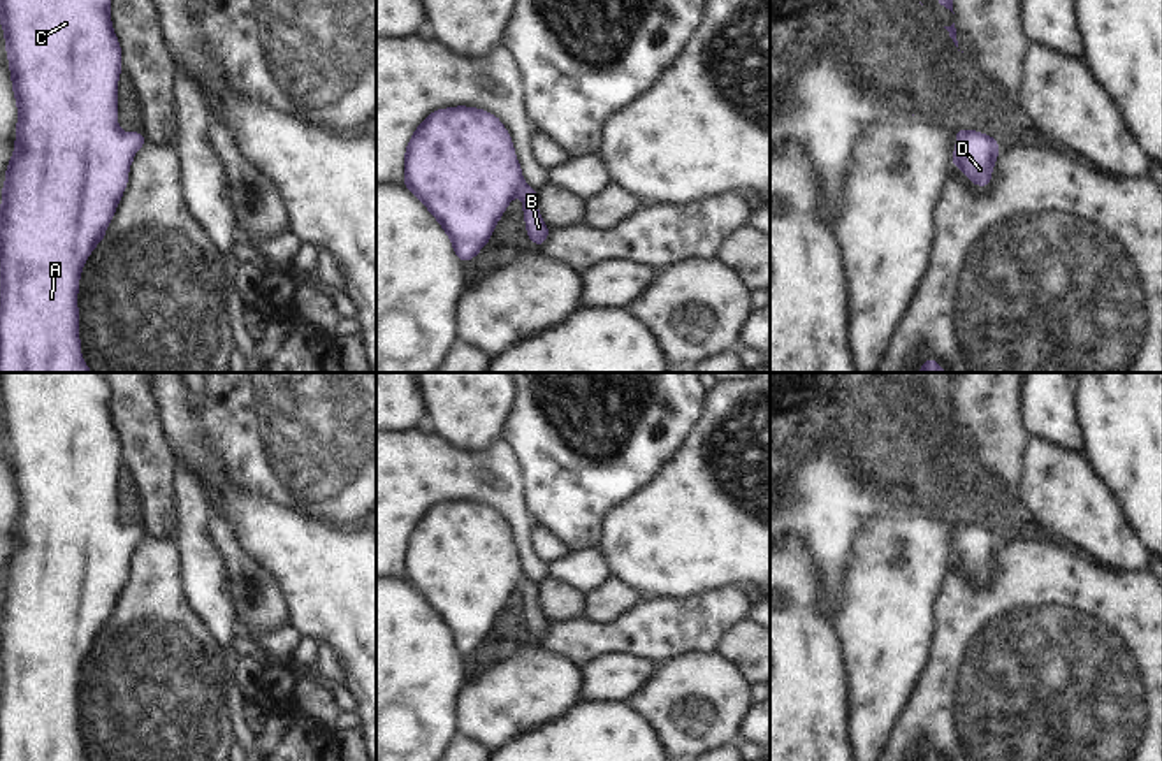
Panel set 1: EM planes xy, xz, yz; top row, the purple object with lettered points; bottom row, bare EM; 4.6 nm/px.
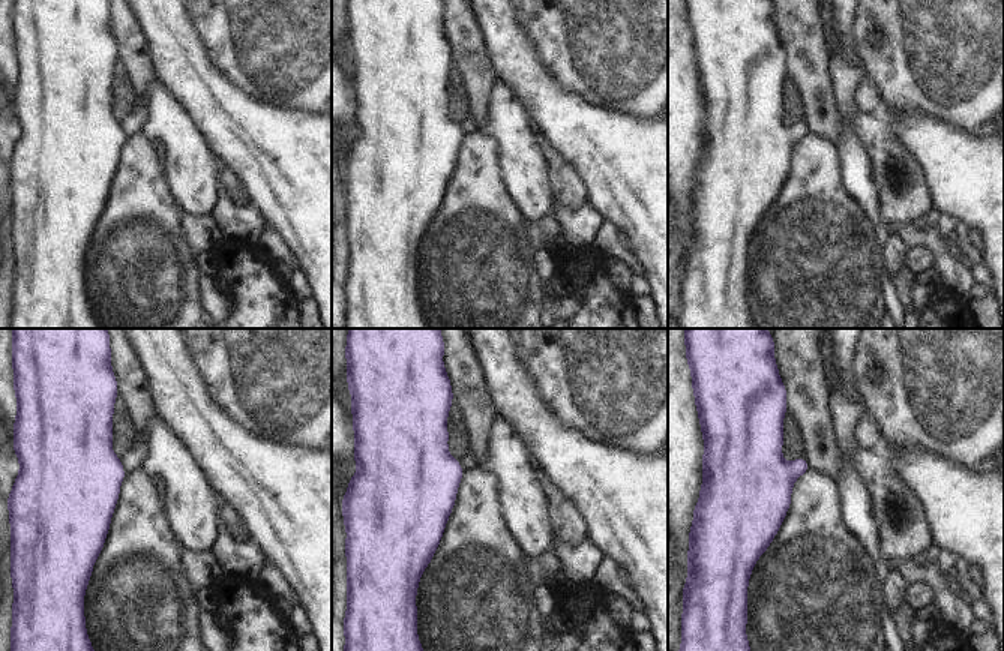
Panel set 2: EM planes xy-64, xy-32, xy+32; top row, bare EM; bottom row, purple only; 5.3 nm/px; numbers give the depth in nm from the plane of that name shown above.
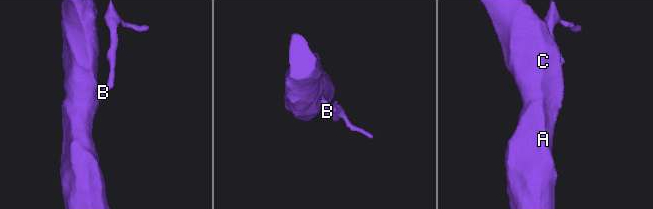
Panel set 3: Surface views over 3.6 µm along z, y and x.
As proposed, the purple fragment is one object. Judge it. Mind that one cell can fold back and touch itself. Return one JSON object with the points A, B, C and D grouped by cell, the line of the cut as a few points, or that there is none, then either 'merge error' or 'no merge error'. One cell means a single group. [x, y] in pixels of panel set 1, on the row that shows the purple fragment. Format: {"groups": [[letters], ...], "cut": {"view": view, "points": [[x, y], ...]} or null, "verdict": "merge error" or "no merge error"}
{"groups": [["A", "B", "C", "D"]], "cut": null, "verdict": "no merge error"}

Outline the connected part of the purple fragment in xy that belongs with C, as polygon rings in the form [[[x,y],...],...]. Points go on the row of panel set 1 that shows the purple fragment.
[[[0,0],[0,23],[18,104],[18,127],[12,158],[5,170],[0,206],[0,373],[91,373],[81,357],[77,290],[81,269],[93,248],[104,241],[107,225],[128,183],[134,155],[146,139],[141,132],[118,128],[118,77],[121,74],[121,47],[109,14],[111,0]]]

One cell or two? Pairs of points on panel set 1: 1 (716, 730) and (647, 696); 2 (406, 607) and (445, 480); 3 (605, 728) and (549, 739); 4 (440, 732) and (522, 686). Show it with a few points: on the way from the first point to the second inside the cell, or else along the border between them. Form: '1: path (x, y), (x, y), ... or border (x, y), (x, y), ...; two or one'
1: path (698, 719), (668, 717), (665, 714); one
2: border (394, 577), (403, 579); two
3: path (591, 739), (563, 739); one
4: border (464, 682), (454, 705), (456, 733); two

